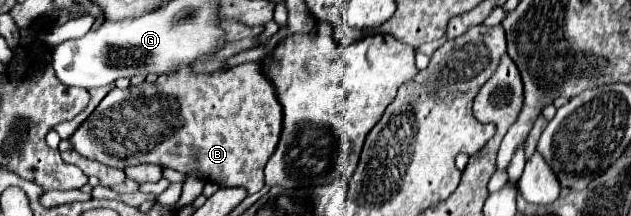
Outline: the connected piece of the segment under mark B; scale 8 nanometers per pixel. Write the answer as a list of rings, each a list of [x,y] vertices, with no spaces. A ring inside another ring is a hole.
[[[261,62],[239,64],[213,74],[195,74],[191,66],[181,66],[175,72],[161,74],[155,82],[143,82],[125,90],[113,88],[95,112],[73,132],[69,142],[81,156],[105,166],[183,166],[183,174],[199,172],[201,178],[219,186],[241,186],[247,188],[249,194],[255,194],[265,186],[263,168],[275,152],[281,134],[281,116],[281,104],[275,98],[275,88],[269,86],[269,80],[261,74]]]

